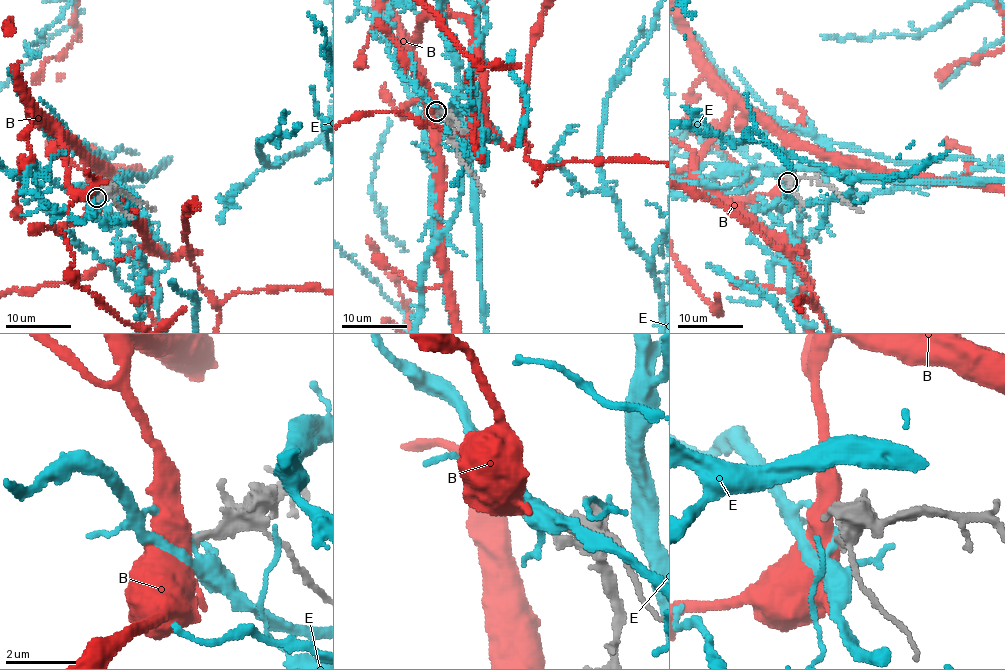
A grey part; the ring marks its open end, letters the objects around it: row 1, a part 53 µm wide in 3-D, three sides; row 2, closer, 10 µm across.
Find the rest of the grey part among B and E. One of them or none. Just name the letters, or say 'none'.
none

